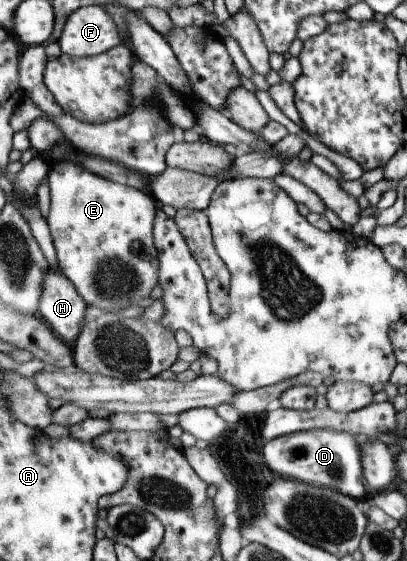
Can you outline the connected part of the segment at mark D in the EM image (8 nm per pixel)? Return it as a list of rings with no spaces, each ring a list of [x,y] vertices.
[[[333,429],[300,431],[268,441],[262,453],[265,464],[275,476],[337,489],[358,500],[364,499],[364,486],[361,452],[356,438],[353,434]]]

